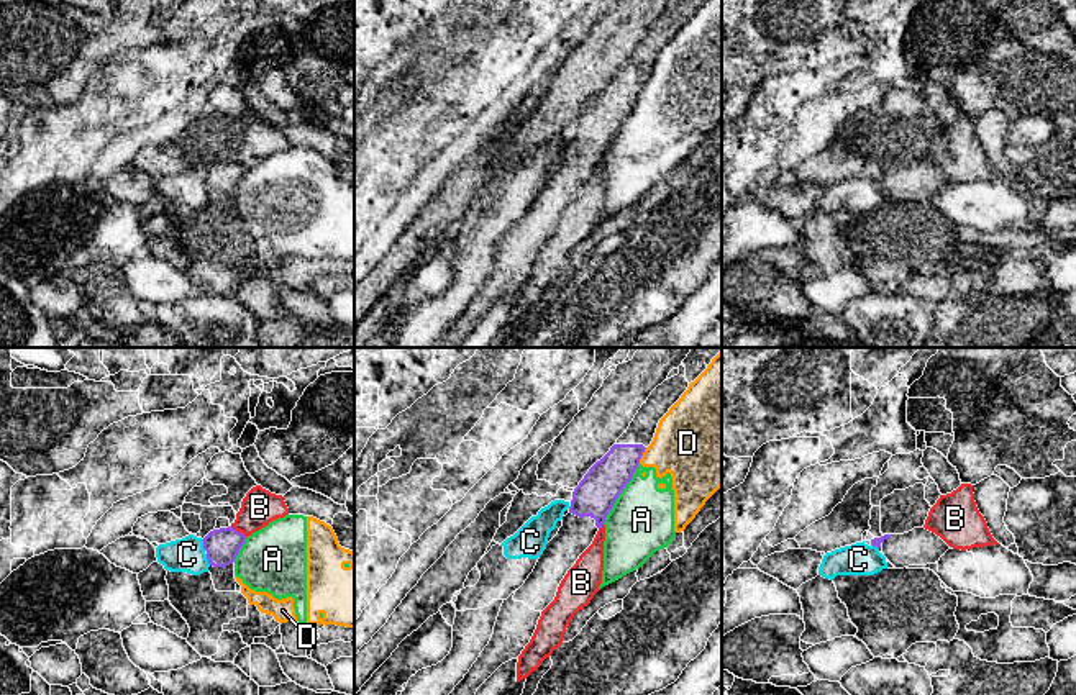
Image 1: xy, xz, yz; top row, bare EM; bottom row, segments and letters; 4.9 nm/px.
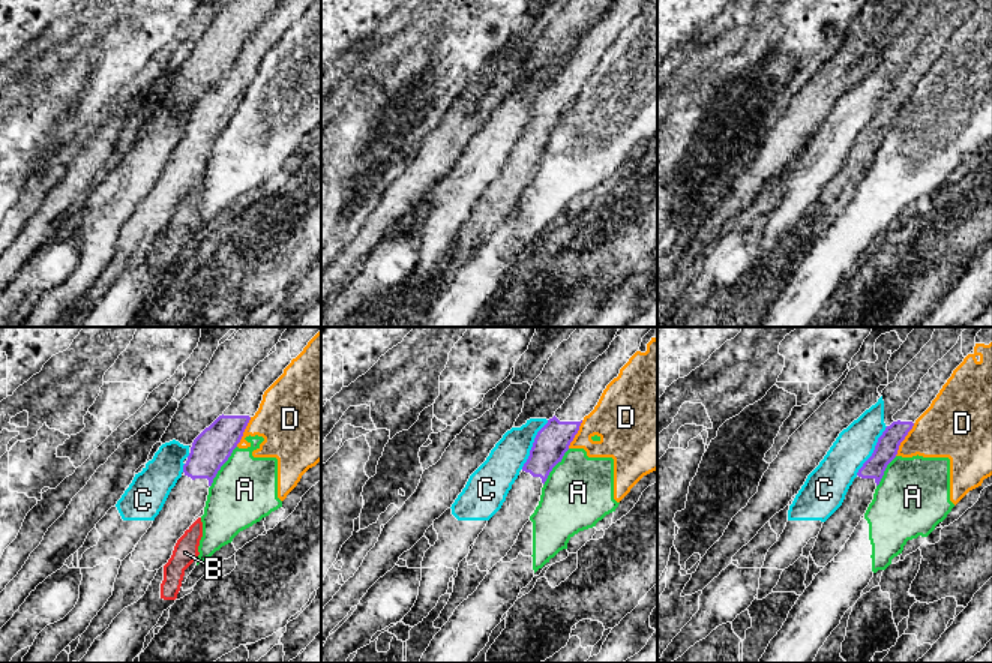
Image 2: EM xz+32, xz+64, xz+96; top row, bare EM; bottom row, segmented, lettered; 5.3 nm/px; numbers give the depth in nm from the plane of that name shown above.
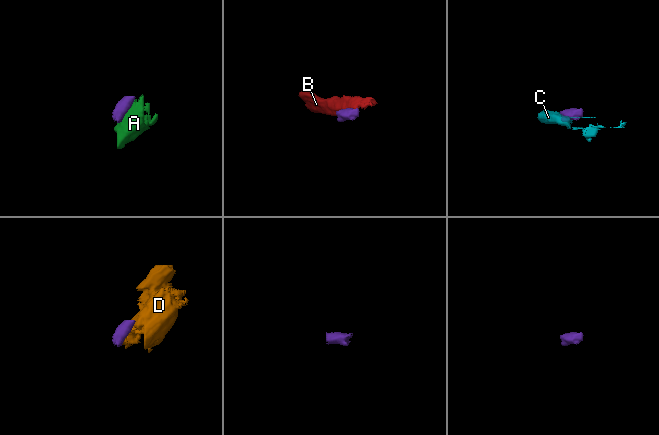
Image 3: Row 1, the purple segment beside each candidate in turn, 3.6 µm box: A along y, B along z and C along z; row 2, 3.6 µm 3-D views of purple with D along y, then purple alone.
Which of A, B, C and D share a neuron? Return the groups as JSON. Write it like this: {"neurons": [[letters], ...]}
{"neurons": [["A", "D"], ["B"], ["C"]]}

